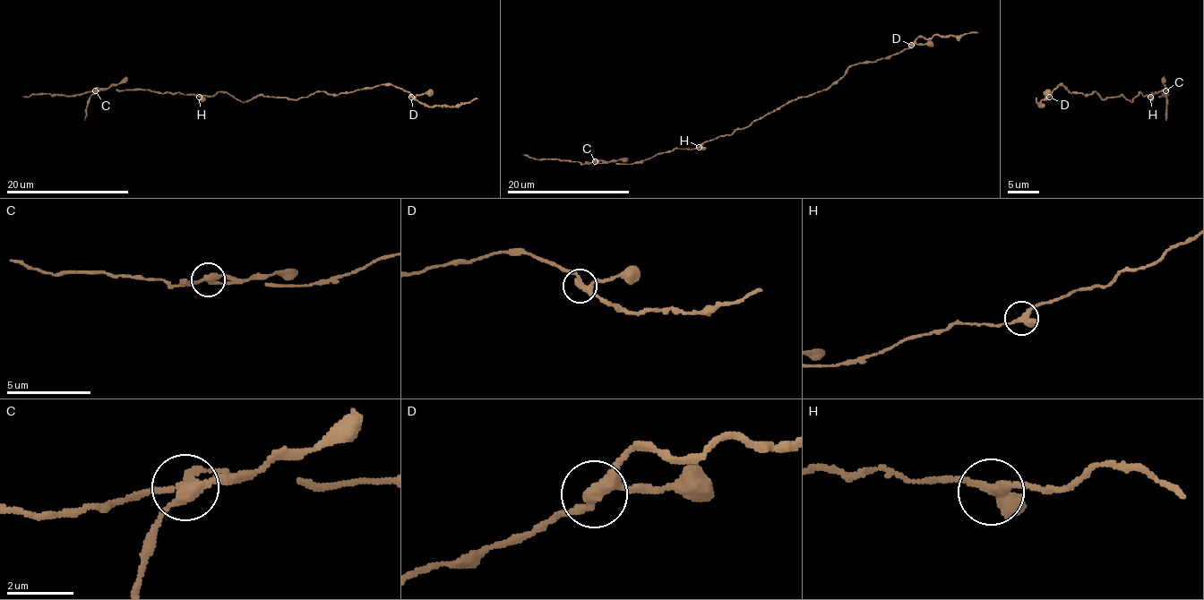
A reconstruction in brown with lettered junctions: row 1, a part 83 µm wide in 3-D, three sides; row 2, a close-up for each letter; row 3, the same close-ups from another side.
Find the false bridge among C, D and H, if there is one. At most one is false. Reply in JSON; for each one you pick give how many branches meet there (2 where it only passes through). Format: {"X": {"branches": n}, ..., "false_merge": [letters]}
{"C": {"branches": 3}, "false_merge": ["C"]}

